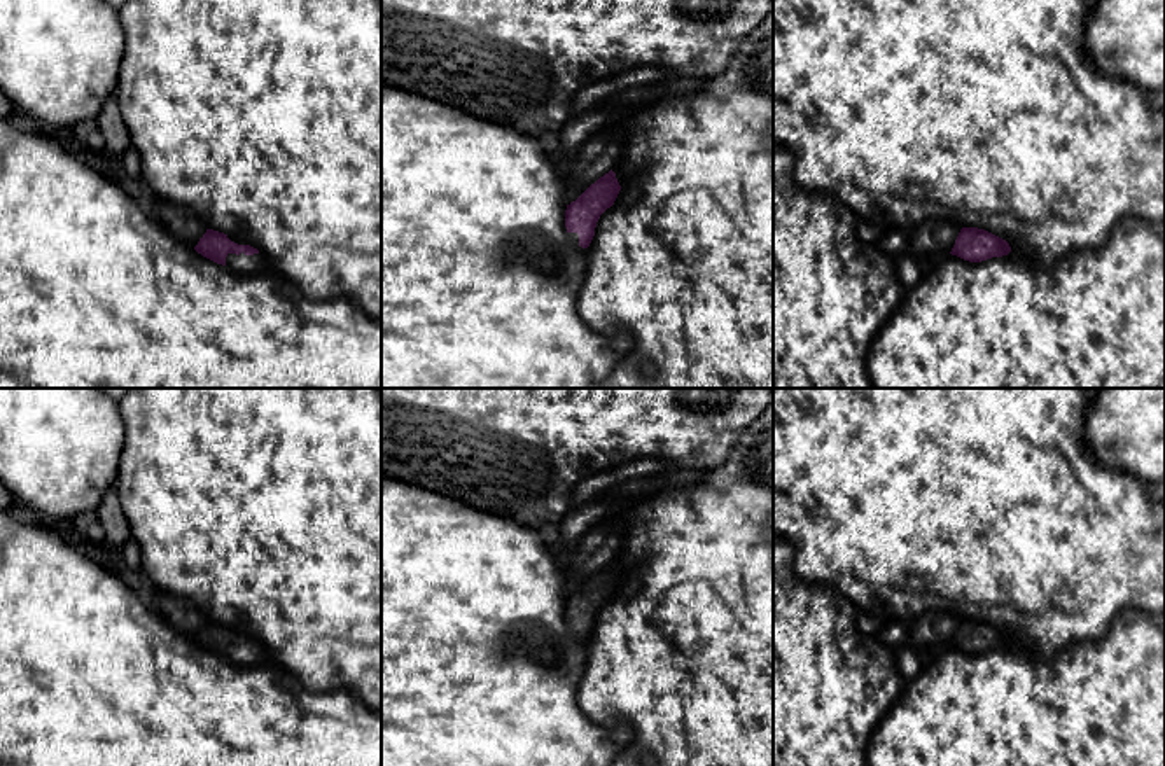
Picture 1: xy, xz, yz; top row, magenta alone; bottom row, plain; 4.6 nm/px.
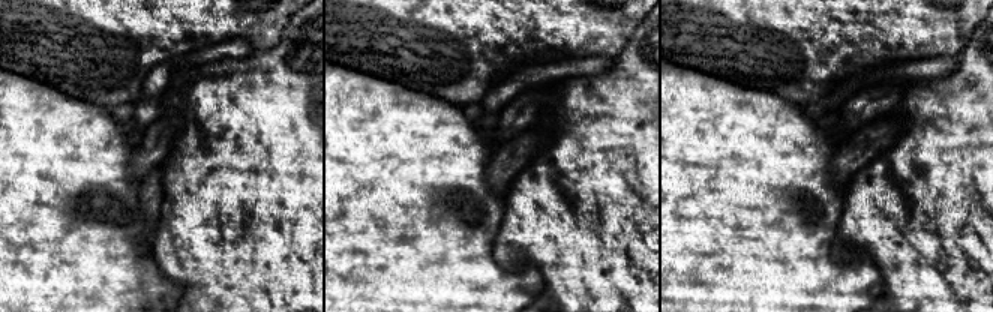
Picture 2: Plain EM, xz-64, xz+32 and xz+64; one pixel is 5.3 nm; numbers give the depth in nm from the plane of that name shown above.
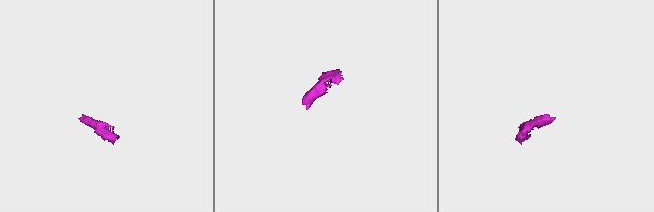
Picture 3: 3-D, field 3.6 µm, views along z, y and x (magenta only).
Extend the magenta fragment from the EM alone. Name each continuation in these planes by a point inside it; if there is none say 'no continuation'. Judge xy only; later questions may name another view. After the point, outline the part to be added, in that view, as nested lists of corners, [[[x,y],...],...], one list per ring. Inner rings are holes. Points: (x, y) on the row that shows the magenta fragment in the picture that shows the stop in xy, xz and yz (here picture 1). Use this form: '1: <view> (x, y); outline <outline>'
1: xy (245, 264); outline [[[243,252],[240,255],[227,254],[226,266],[231,268],[234,273],[240,273],[240,275],[271,271],[269,262],[261,254],[254,254],[254,255],[245,255]]]

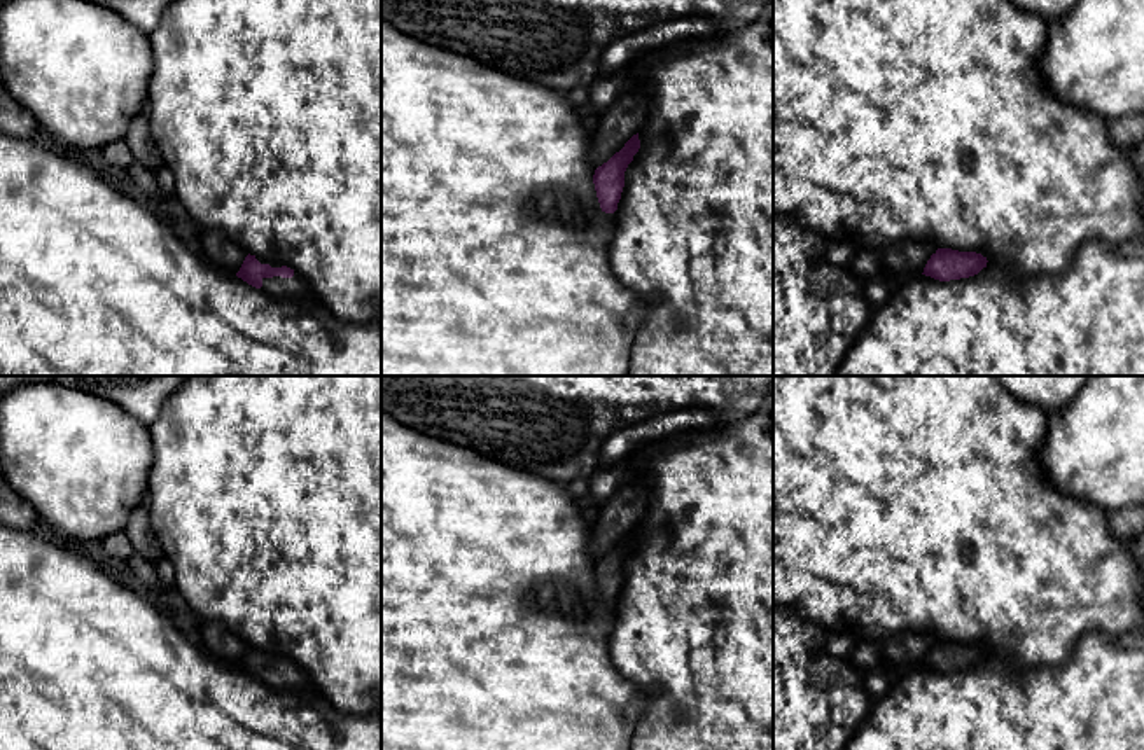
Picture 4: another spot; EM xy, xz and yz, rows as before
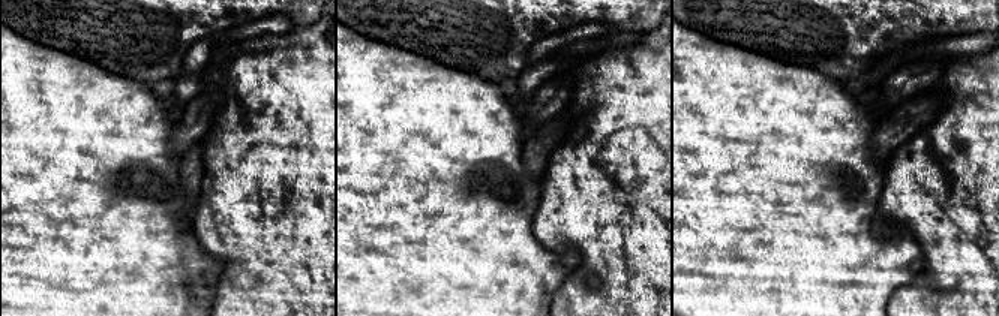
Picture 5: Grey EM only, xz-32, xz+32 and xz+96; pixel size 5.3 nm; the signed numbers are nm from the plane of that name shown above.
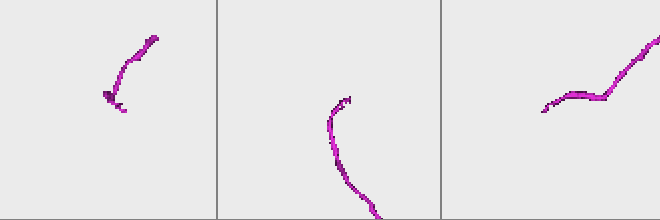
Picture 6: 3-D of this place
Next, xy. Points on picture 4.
1: xy (296, 289); outline [[[296,271],[292,278],[282,276],[262,278],[262,287],[259,290],[278,301],[296,301],[318,306],[311,287]]]

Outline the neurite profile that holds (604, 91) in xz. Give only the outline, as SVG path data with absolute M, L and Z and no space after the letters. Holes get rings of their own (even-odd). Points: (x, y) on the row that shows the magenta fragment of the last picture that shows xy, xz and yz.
M644 54L624 68L614 70L607 77L600 77L589 86L588 119L603 114L633 82L642 80L644 72L654 61L654 56Z

